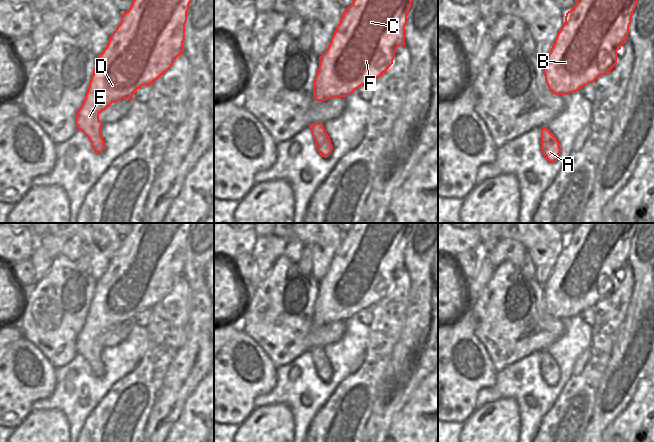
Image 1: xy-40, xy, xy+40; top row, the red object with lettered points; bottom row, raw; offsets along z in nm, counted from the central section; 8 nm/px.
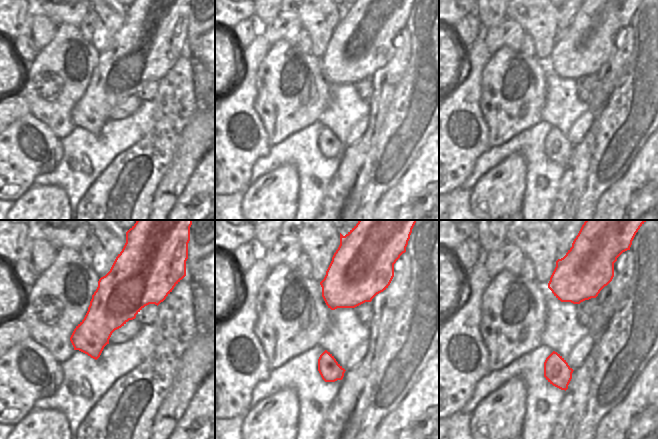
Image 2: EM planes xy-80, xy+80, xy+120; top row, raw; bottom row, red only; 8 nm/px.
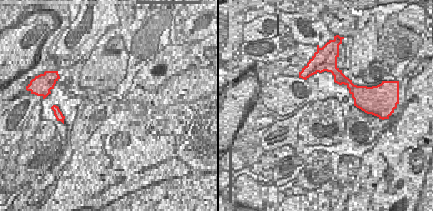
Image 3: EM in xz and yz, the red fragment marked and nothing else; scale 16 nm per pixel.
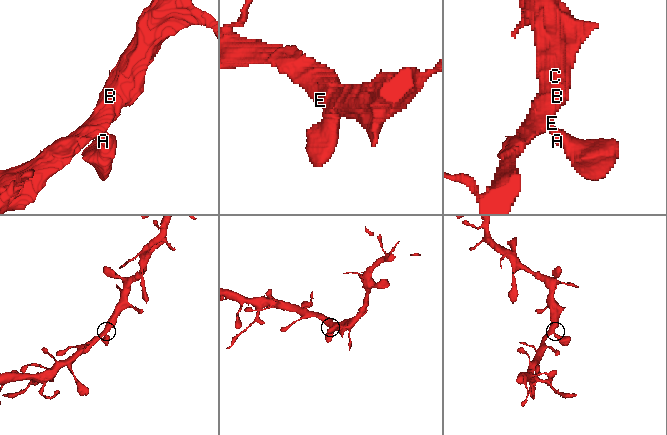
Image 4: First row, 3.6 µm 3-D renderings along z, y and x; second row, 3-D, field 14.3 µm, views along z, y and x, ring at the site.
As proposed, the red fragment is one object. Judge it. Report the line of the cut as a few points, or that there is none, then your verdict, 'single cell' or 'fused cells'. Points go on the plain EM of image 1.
cut none; single cell

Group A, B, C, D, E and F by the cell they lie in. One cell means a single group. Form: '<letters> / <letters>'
A B C D E F

